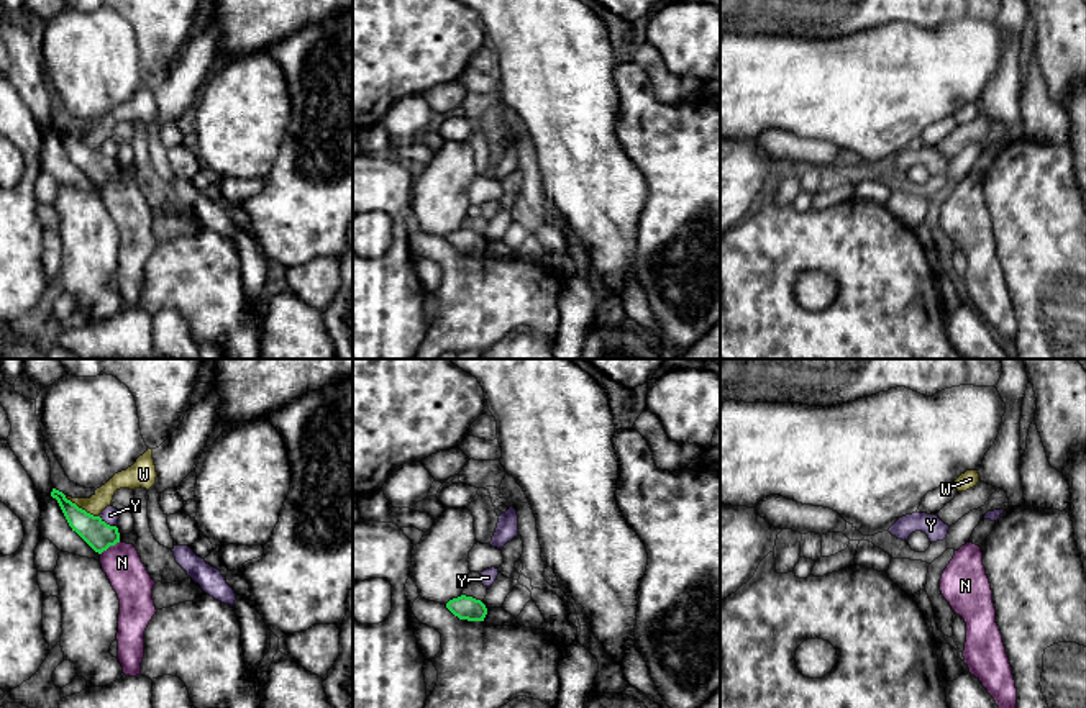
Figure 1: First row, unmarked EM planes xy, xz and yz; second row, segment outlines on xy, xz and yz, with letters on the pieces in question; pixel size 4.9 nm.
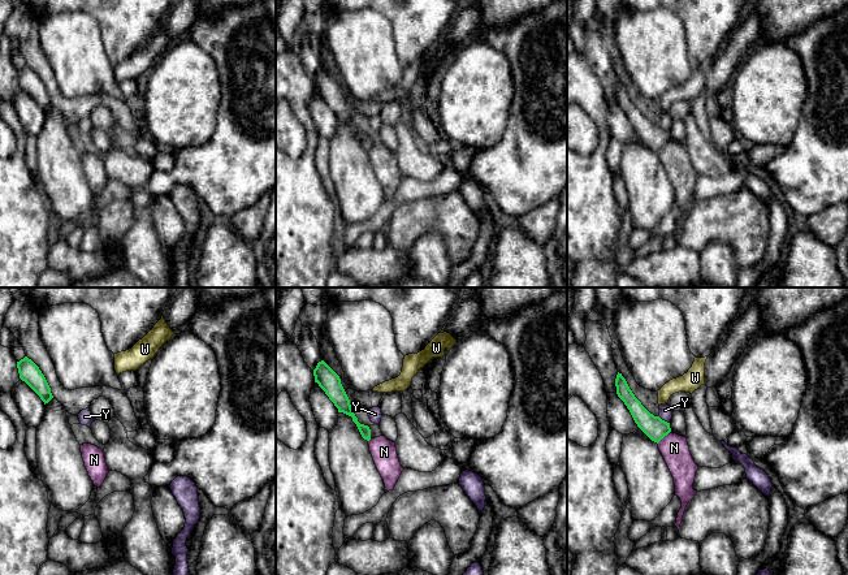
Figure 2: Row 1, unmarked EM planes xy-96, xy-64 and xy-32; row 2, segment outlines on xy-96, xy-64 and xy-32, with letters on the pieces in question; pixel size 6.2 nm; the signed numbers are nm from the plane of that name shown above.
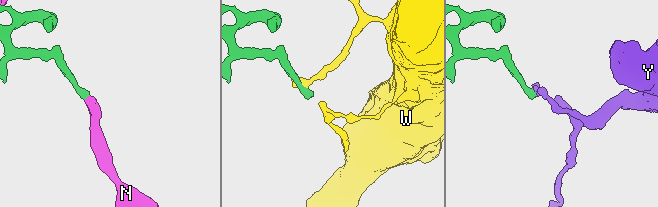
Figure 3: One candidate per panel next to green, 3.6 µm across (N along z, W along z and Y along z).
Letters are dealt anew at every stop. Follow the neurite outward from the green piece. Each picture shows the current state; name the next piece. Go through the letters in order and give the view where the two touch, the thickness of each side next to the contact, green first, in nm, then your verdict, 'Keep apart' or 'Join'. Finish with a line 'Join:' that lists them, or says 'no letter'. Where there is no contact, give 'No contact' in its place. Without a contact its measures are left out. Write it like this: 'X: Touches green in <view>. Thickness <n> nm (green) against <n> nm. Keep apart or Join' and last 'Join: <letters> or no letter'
N: Touches green in xy. Thickness 140 nm (green) against 190 nm. Keep apart
W: Touches green in xy. Thickness 140 nm (green) against 90 nm. Keep apart
Y: Touches green in xy. Thickness 140 nm (green) against 90 nm. Keep apart
Join: no letter

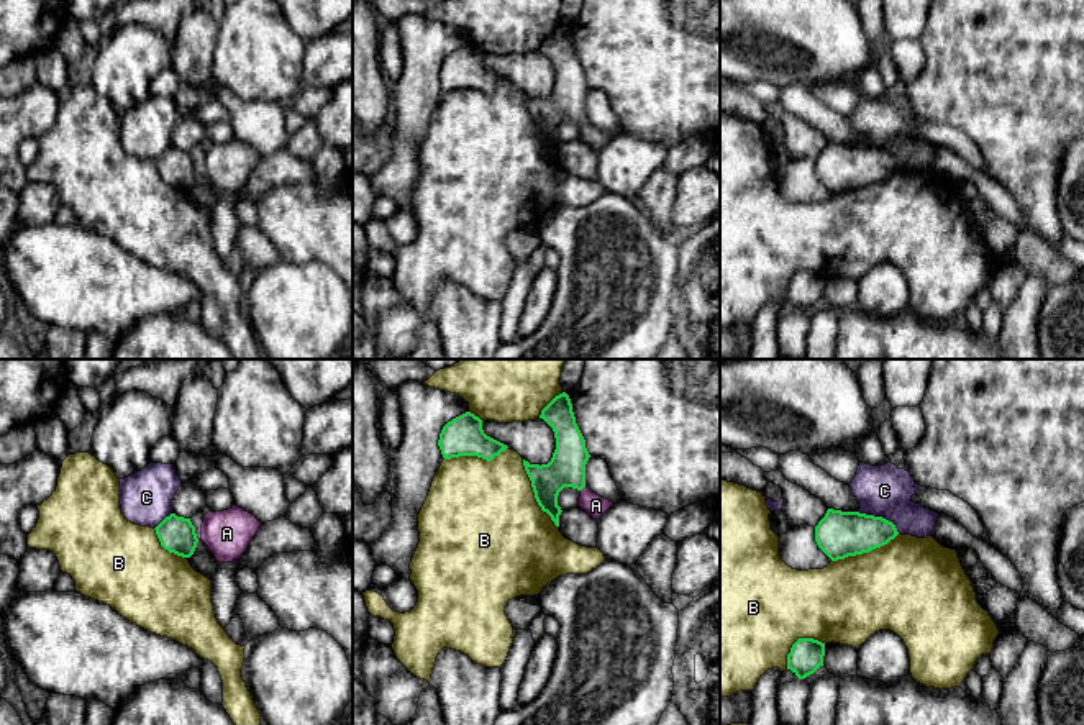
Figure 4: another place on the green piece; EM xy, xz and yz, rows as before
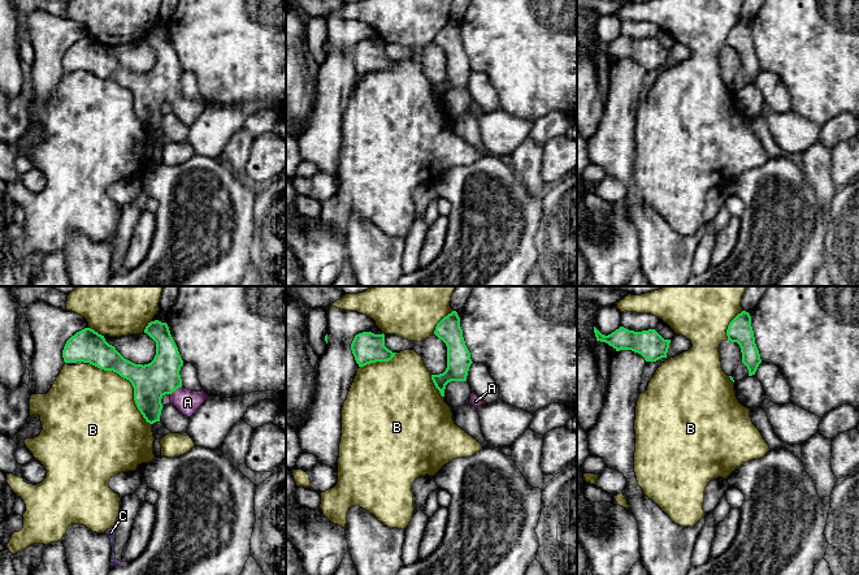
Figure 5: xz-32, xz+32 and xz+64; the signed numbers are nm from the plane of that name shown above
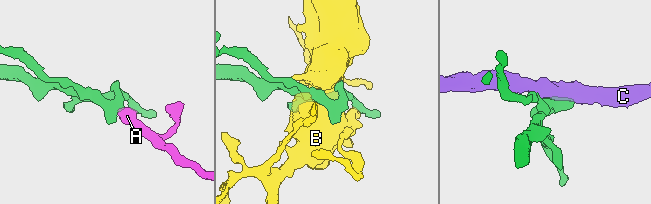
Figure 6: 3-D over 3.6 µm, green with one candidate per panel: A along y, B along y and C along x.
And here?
A: Touches green in xz. Thickness 180 nm (green) against 110 nm. Join
B: Touches green in xz. Thickness 180 nm (green) against 480 nm. Keep apart
C: Touches green in yz. Thickness 220 nm (green) against 260 nm. Keep apart
Join: A

